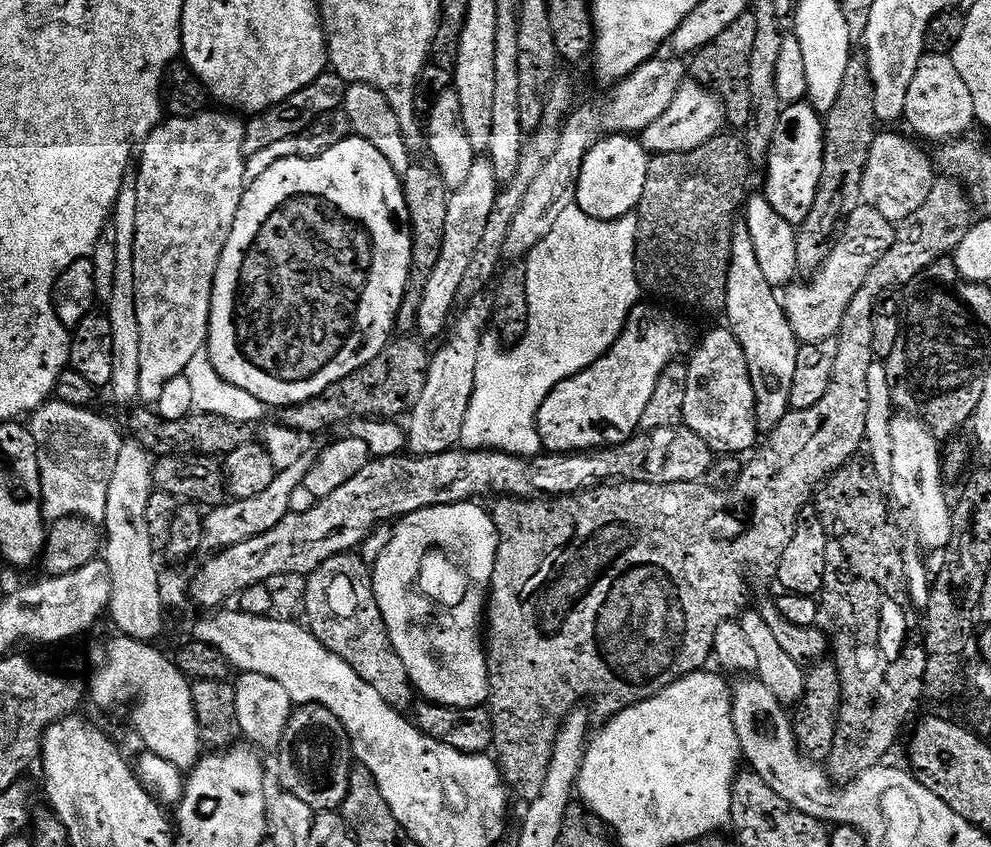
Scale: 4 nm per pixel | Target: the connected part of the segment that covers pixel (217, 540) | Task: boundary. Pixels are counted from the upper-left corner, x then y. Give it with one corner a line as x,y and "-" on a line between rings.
308,458
294,462
290,470
277,472
274,482
270,482
270,486
262,490
262,494
245,500
233,499
220,507
213,507
204,516
203,547
209,548
209,553
215,554
230,546
238,546
255,536
266,534
266,530
274,530
274,526
278,526
278,522
282,522
282,518
288,515
291,492
303,485
311,465
312,460

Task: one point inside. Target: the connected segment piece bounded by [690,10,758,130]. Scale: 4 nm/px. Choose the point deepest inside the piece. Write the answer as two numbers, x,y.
722,67

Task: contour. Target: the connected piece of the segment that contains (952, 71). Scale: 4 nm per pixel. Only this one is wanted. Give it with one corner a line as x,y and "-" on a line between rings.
926,54
920,59
910,82
910,91
906,93
903,123
909,124
922,139
935,142
961,139
974,128
974,98
970,98
970,89
962,82
962,74
958,74
958,66
954,66
951,56

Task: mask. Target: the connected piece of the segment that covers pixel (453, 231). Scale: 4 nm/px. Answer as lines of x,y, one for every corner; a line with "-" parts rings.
478,158
474,162
474,167
470,169
470,175
466,178
465,185
455,189
449,195
442,252
429,276
429,281
426,282
426,290
422,295
422,304
417,314
415,331
421,341
429,342
428,340
436,339
439,341
449,331
450,321
453,319
452,307
460,300
462,278
466,275
466,269
470,267
470,261
474,259
478,245
482,242
482,234
486,230
490,210
494,210
497,191
494,166
486,158

